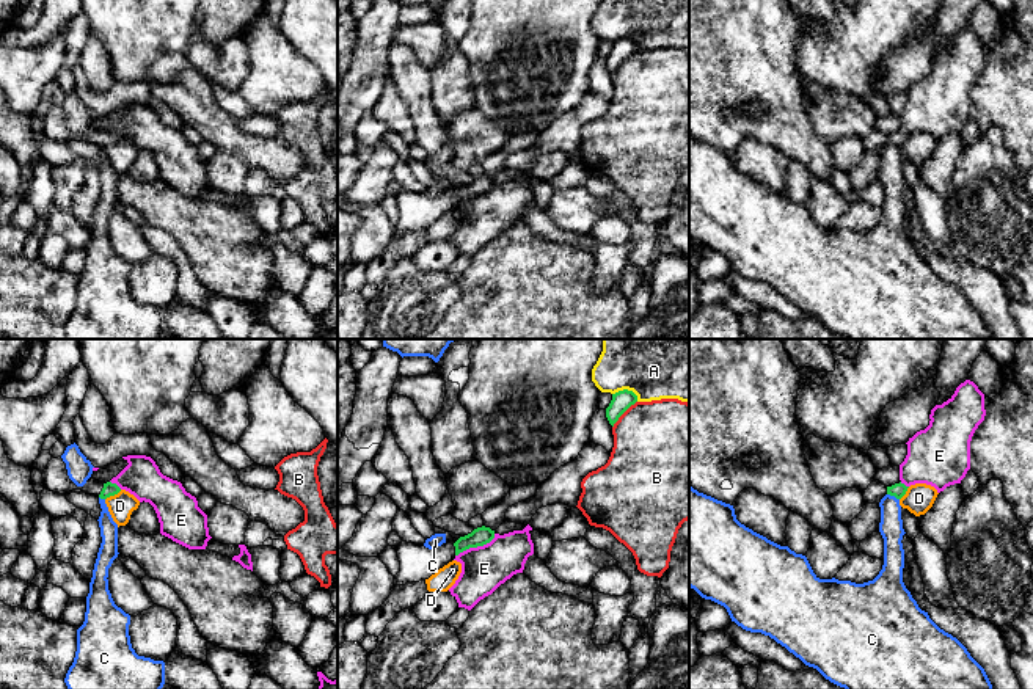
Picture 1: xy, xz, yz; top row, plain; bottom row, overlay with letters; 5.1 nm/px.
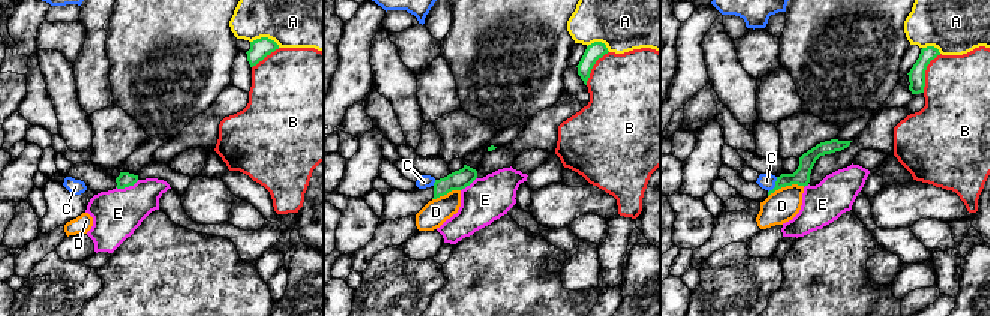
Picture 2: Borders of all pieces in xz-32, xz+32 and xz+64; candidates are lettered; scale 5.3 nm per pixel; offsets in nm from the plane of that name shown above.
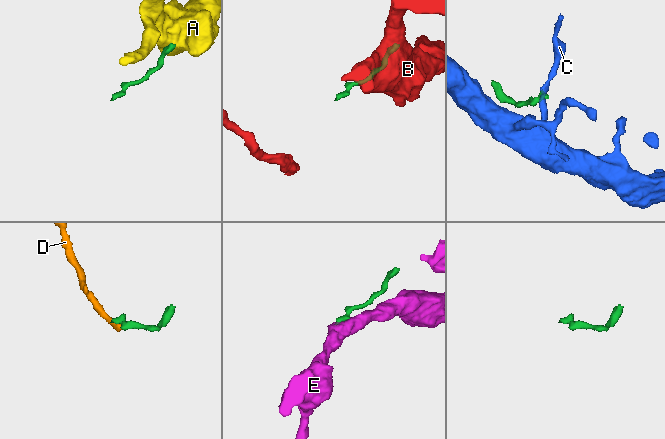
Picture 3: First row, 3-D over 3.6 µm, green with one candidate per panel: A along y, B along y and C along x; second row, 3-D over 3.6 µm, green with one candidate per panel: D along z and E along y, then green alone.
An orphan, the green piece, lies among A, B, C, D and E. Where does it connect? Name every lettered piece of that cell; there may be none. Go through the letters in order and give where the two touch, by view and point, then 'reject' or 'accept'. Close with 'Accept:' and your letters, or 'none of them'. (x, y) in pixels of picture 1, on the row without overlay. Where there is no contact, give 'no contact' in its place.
A: xz (627, 38) | reject
B: xz (622, 61) | reject
C: yz (894, 143) | reject
D: xy (113, 143) | reject
E: xz (476, 195) | reject
Accept: none of them

